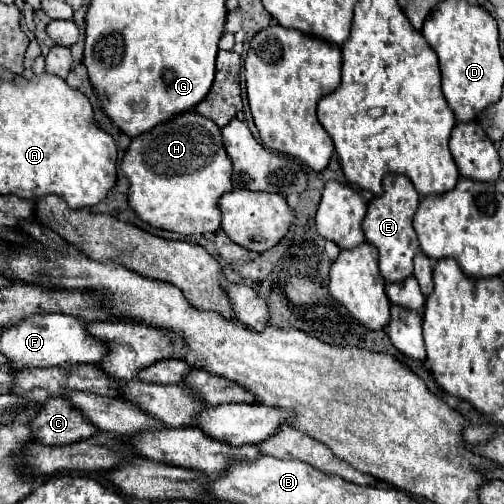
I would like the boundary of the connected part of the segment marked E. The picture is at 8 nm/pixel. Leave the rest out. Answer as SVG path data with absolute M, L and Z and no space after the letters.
M386 174L384 176L384 194L374 196L368 204L368 214L362 224L366 242L374 244L380 252L380 272L386 282L402 282L404 278L412 276L412 258L420 250L416 232L412 228L412 218L416 206L420 202L420 194L416 192L414 184L404 174Z

